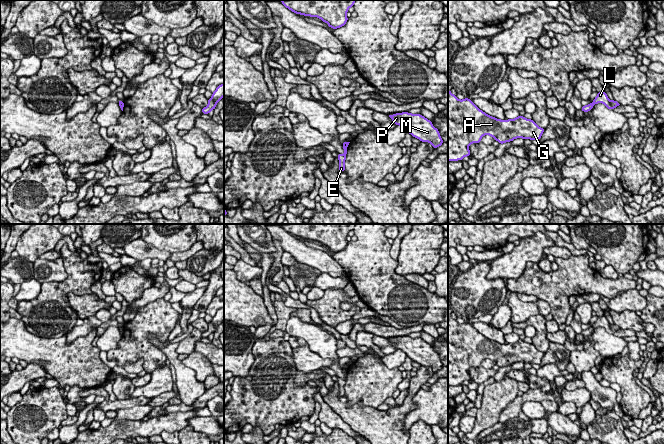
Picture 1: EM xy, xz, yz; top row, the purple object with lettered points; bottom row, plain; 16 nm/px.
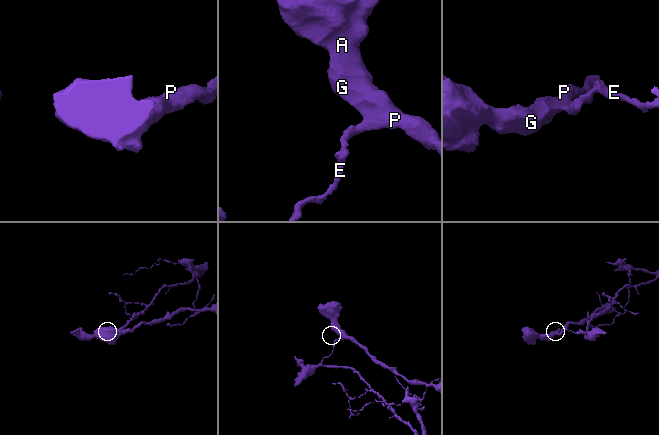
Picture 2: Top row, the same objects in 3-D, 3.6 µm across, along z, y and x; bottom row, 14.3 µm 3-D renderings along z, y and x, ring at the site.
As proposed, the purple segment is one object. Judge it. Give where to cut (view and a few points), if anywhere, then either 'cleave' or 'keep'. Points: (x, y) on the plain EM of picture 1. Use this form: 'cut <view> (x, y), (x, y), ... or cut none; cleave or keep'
cut xy (122, 326), (119, 328); cleave

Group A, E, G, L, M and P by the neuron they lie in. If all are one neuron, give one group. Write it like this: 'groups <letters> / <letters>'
groups A G M P / E L

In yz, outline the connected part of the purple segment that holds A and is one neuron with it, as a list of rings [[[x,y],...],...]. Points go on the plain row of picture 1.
[[[448,314],[448,385],[463,384],[465,380],[471,380],[469,369],[481,366],[484,359],[490,359],[503,368],[516,362],[540,364],[544,354],[544,352],[537,350],[532,343],[526,343],[522,339],[508,344],[489,340],[469,322],[459,324]]]

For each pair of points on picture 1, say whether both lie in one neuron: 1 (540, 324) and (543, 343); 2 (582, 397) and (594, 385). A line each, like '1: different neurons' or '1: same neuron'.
1: same neuron
2: different neurons

